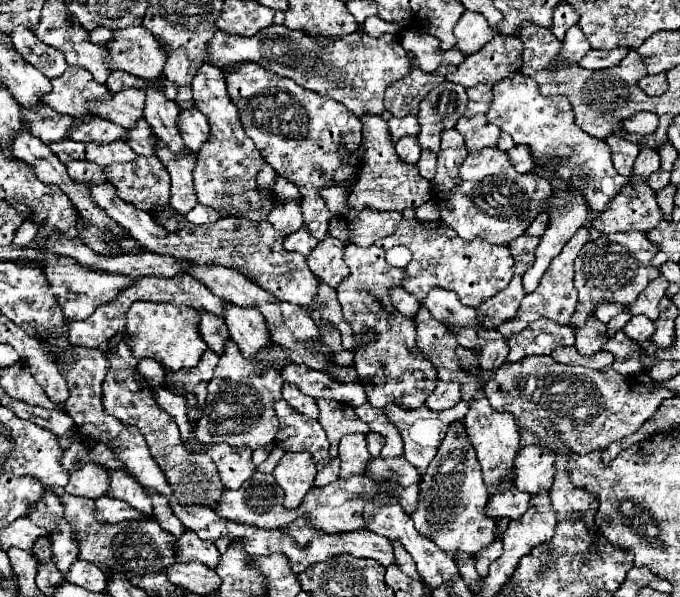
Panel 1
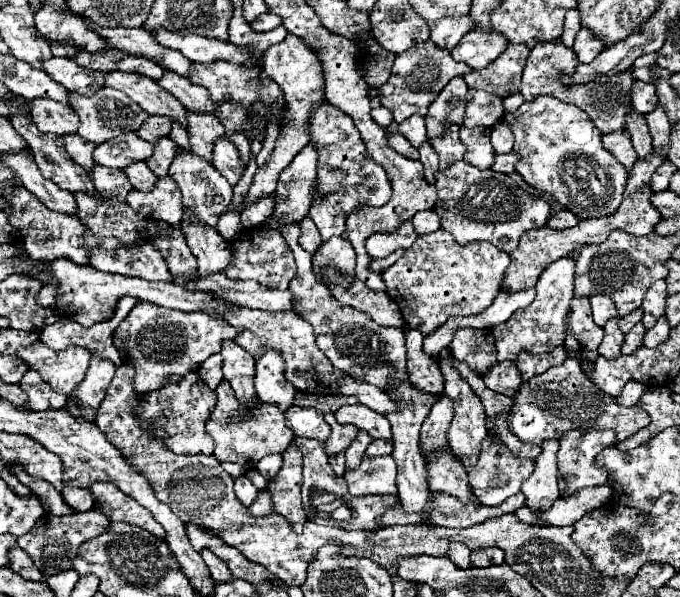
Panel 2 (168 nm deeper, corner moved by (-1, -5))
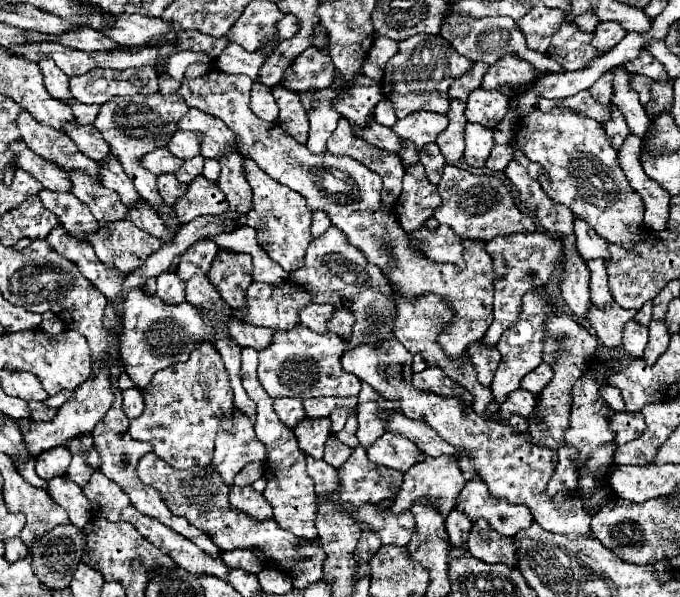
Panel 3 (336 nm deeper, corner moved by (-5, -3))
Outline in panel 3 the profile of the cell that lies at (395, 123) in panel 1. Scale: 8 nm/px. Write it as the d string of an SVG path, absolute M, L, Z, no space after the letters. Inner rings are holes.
M418 111L404 119L398 119L398 123L392 127L402 139L408 139L414 143L414 147L420 151L426 143L436 141L438 133L446 127L446 117L440 113L430 111Z

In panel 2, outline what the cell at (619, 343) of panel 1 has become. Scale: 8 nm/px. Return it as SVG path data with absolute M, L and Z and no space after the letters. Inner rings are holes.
M614 317L614 319L610 319L610 323L606 323L602 327L604 329L604 339L602 339L600 347L598 347L598 353L602 357L606 357L606 359L612 359L612 357L618 357L620 355L624 333L620 331L618 321L620 321L620 317Z

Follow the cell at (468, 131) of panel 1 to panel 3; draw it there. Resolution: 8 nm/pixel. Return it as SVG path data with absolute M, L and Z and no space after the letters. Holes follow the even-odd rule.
M466 125L466 151L464 161L470 167L484 167L486 159L490 157L490 151L494 147L494 131L486 129L484 125Z

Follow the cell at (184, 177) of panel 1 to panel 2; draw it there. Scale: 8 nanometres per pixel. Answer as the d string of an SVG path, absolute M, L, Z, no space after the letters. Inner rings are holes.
M184 213L180 227L184 231L190 251L198 261L200 275L222 273L230 265L230 259L234 259L234 253L230 251L230 245L220 237L216 229L190 221L188 213Z

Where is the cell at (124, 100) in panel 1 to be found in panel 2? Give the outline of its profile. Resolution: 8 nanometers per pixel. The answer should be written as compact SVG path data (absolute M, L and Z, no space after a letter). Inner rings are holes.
M152 115L152 117L146 119L142 129L138 131L138 137L142 137L148 143L154 143L154 139L168 137L170 129L172 129L172 123L170 123L168 117L156 117L156 115Z

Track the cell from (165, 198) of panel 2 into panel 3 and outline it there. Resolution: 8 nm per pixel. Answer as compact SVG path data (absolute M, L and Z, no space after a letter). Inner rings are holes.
M196 177L192 183L188 183L186 193L174 203L174 213L176 217L186 223L196 219L198 215L206 213L222 213L226 209L228 201L222 195L222 191L212 183L206 181L206 177Z

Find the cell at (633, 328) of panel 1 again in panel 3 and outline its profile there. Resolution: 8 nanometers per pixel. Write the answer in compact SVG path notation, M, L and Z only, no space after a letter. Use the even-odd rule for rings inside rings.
M628 321L626 323L626 329L624 329L622 349L630 357L642 357L646 345L648 345L648 327L638 325L636 321Z

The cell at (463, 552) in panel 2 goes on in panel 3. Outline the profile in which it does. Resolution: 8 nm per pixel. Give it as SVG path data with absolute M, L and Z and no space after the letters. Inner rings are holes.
M456 509L446 517L446 529L450 535L450 545L454 549L462 549L468 551L468 535L470 535L470 519L462 513L458 513Z

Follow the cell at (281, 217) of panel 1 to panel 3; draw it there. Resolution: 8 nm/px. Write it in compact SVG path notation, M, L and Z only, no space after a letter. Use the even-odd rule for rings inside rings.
M326 89L318 91L318 105L314 105L308 117L310 117L310 131L306 147L312 153L324 153L326 141L336 129L340 119L340 113L334 113L334 109L330 109L330 93L326 93Z

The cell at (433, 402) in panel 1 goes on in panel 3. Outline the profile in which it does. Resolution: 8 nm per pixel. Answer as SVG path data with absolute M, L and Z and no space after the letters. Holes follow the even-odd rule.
M426 455L420 463L412 465L406 473L404 473L404 483L400 493L394 497L394 513L402 513L406 509L412 507L414 501L432 501L434 505L438 505L440 513L444 517L448 517L450 509L454 509L454 497L458 497L458 493L462 491L464 485L464 477L462 471L458 467L458 459L454 455L440 455L440 457L430 457Z

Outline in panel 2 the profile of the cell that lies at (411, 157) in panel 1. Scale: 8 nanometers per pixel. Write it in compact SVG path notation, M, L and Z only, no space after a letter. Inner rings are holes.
M390 133L390 135L388 135L388 143L390 143L390 147L392 147L394 151L398 151L400 155L404 155L404 157L408 157L408 159L418 159L418 151L408 143L408 139L406 139L404 135L394 135L394 133Z

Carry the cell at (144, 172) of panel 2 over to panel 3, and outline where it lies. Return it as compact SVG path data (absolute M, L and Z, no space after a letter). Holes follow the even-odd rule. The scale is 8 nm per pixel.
M172 173L158 175L156 183L158 183L158 191L168 207L172 207L172 203L178 199L178 193L182 193L182 189L186 189L186 183L180 183Z

